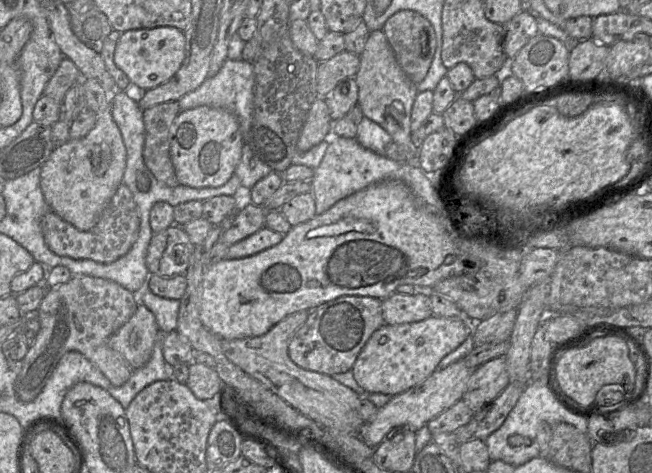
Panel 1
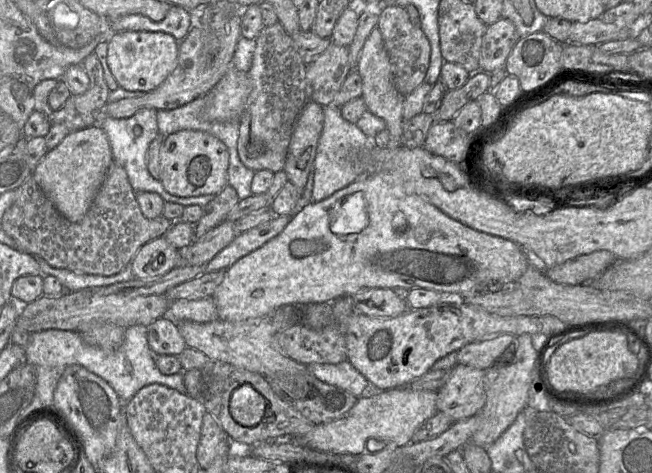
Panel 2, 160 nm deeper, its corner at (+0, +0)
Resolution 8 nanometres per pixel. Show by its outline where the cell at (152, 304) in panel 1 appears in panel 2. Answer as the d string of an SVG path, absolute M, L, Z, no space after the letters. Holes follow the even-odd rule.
M212 297L198 300L178 299L172 301L163 317L176 324L182 321L206 323L218 319L216 305Z

